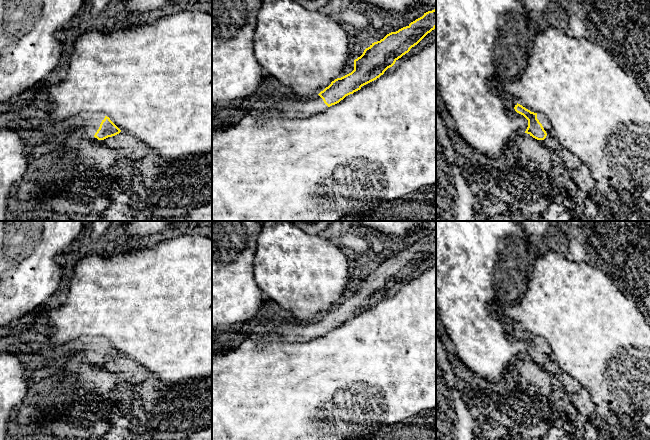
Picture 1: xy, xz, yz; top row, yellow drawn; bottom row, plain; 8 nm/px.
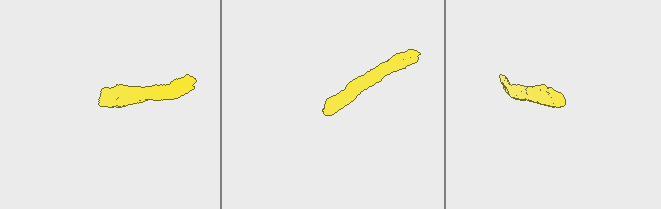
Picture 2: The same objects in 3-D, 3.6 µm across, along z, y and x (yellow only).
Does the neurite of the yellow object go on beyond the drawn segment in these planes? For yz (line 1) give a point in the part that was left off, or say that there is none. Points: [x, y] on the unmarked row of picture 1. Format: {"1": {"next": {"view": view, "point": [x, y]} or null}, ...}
{"1": {"next": {"view": "yz", "point": [542, 342]}}}

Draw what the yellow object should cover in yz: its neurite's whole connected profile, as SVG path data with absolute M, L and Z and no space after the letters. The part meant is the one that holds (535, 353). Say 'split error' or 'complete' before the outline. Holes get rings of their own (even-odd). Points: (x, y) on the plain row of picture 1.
split error; M518 327L515 329L514 333L528 344L528 351L525 357L537 364L544 364L547 359L553 359L553 352L546 339L531 336Z

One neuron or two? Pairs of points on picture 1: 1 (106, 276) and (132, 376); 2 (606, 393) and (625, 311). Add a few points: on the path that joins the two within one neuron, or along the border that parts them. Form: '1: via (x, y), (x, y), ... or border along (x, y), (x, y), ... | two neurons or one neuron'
1: border along (121, 355), (133, 359), (147, 371) | two neurons
2: via (584, 380), (584, 352), (602, 334) | one neuron

